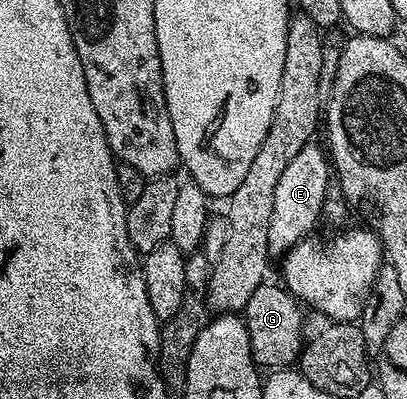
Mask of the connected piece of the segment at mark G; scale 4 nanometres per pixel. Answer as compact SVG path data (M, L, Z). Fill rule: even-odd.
M267 281L260 284L256 293L248 297L248 305L244 312L252 357L262 369L286 369L297 364L304 346L304 338L302 339L303 308L285 286L275 283Z

